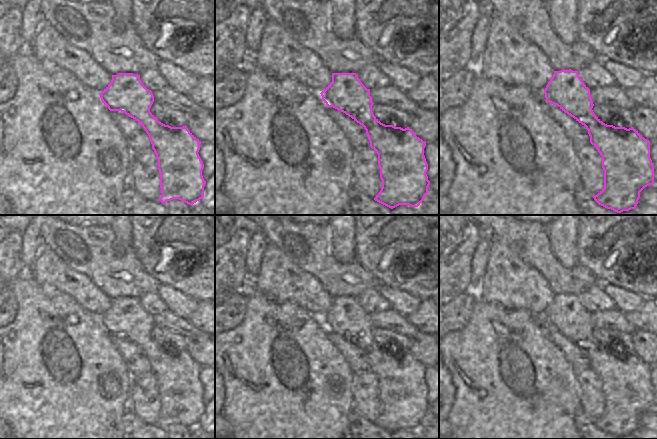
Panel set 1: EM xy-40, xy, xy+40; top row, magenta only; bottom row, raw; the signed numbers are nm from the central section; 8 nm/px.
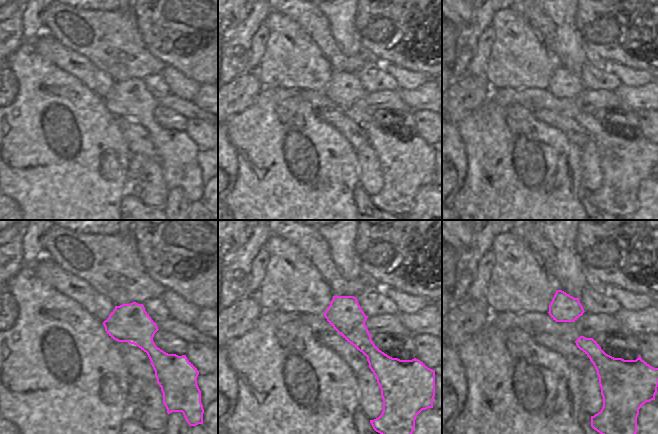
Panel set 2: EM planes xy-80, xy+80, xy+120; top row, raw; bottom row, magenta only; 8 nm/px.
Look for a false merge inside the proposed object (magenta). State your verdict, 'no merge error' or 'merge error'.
no merge error

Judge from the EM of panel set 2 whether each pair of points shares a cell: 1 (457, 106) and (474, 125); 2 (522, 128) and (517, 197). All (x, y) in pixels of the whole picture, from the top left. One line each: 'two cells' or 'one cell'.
1: two cells
2: one cell

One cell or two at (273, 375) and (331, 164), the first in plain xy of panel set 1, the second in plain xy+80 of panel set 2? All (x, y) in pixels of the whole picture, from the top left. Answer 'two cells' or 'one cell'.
one cell

